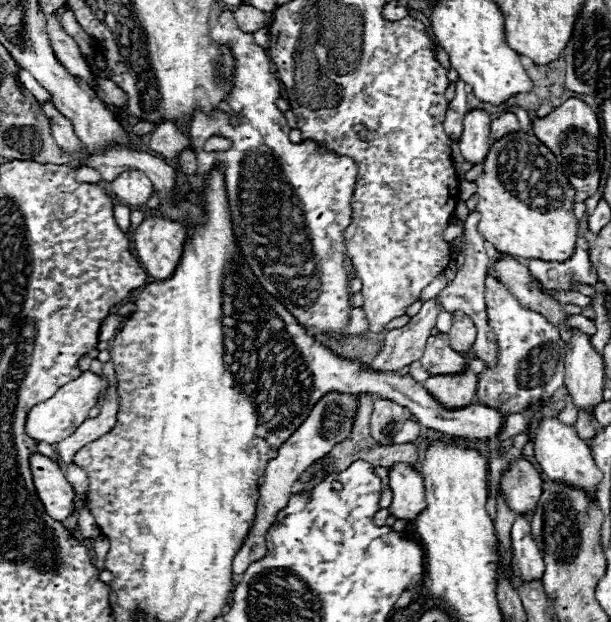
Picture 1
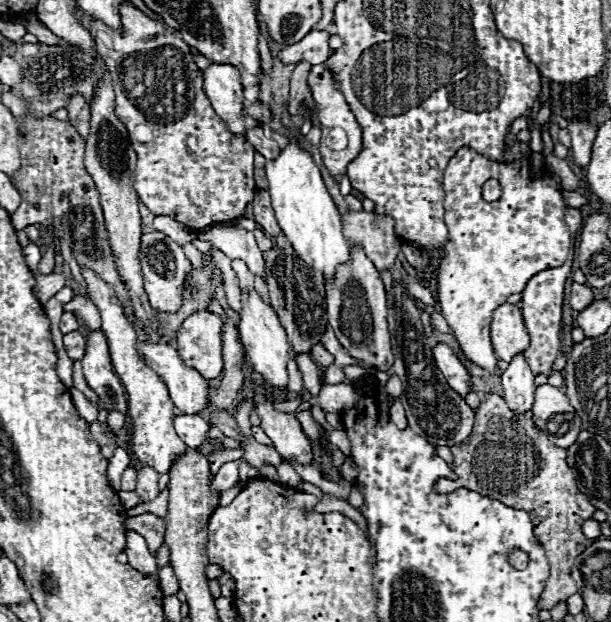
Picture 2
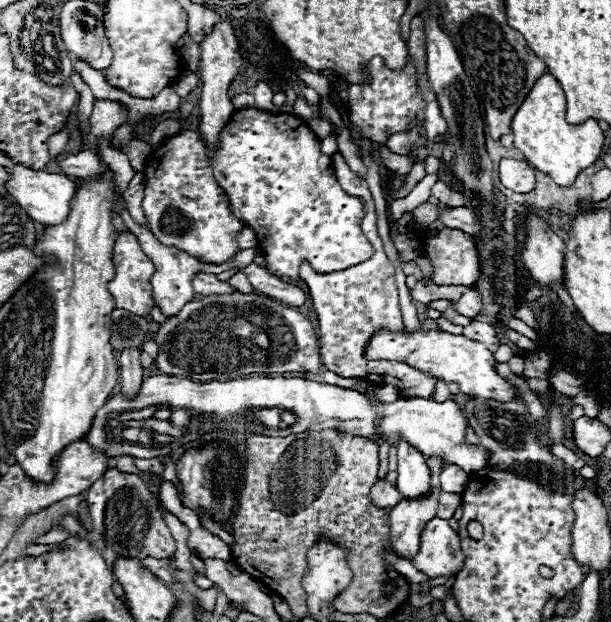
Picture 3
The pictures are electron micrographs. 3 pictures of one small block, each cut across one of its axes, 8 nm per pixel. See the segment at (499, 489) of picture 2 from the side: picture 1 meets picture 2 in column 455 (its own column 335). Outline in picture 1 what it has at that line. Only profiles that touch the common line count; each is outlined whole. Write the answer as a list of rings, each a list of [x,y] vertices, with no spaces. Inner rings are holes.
[[[360,396],[360,406],[358,406],[356,424],[354,424],[350,436],[348,436],[344,442],[336,444],[336,448],[332,448],[332,452],[330,452],[330,456],[334,458],[334,462],[332,462],[332,466],[330,466],[332,470],[322,472],[318,478],[314,478],[312,482],[308,482],[308,484],[306,484],[306,490],[310,490],[310,488],[312,488],[316,482],[320,482],[324,476],[344,470],[344,468],[346,468],[348,464],[352,464],[354,460],[366,460],[366,462],[370,462],[372,466],[384,466],[384,468],[390,468],[394,462],[408,462],[408,464],[412,464],[414,468],[418,468],[418,450],[416,450],[416,446],[414,446],[412,442],[410,442],[410,444],[381,445],[370,436],[370,414],[372,414],[372,398],[370,398],[370,396]]]

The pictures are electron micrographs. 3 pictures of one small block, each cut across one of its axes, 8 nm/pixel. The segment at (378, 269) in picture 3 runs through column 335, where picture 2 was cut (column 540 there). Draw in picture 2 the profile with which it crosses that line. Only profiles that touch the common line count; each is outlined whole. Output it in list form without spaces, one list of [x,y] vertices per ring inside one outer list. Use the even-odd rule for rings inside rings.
[[[568,207],[565,214],[565,222],[568,224],[571,234],[571,249],[569,259],[565,261],[562,267],[551,268],[544,270],[532,276],[532,280],[528,280],[524,292],[522,292],[522,314],[524,314],[524,322],[530,334],[530,346],[528,350],[524,350],[524,356],[532,368],[534,374],[548,374],[562,344],[560,344],[560,330],[562,330],[562,300],[564,300],[564,287],[565,282],[572,269],[574,257],[574,240],[577,232],[582,226],[582,215],[579,209]]]

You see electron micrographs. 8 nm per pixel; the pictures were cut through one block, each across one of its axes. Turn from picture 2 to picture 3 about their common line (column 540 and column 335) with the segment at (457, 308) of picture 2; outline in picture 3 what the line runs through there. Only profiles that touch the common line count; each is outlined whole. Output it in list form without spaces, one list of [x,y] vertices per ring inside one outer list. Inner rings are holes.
[[[244,108],[244,110],[236,110],[234,116],[230,118],[230,122],[226,124],[226,128],[220,132],[220,146],[214,150],[214,152],[206,152],[208,158],[210,158],[210,166],[212,166],[212,172],[218,180],[218,184],[226,190],[228,198],[230,198],[230,206],[234,210],[234,216],[238,216],[240,220],[244,220],[254,232],[256,232],[256,238],[258,238],[258,246],[266,258],[266,264],[268,264],[268,270],[274,274],[274,276],[280,276],[280,278],[298,278],[298,268],[302,264],[302,260],[308,260],[312,264],[312,268],[316,268],[316,272],[338,272],[338,270],[344,270],[344,268],[350,268],[354,264],[360,264],[364,260],[368,260],[372,254],[374,254],[374,248],[372,244],[366,240],[366,236],[362,234],[362,228],[360,228],[360,222],[364,218],[364,204],[358,196],[350,196],[346,194],[338,180],[336,180],[336,174],[334,174],[334,166],[332,166],[332,158],[322,154],[320,152],[320,140],[316,134],[310,132],[310,128],[306,126],[306,122],[302,118],[294,118],[290,114],[270,114],[270,112],[262,112],[262,110],[256,110],[256,108]]]

